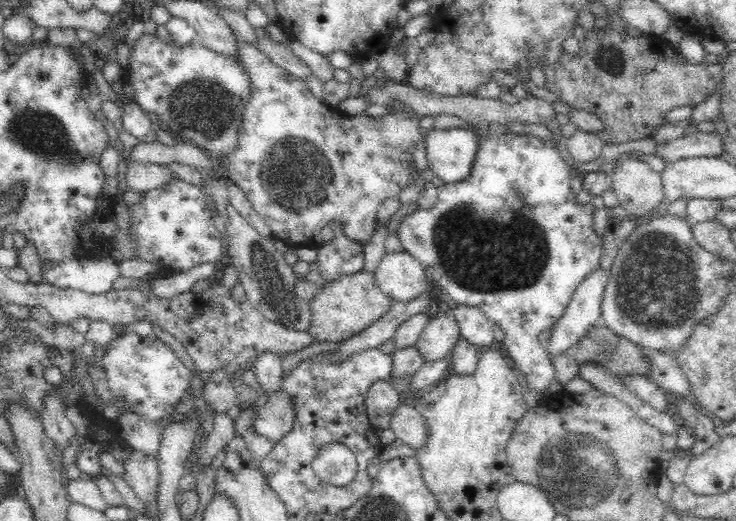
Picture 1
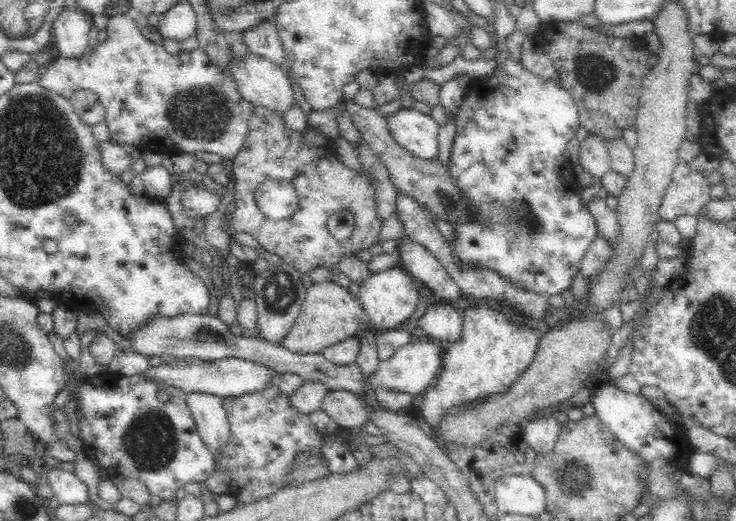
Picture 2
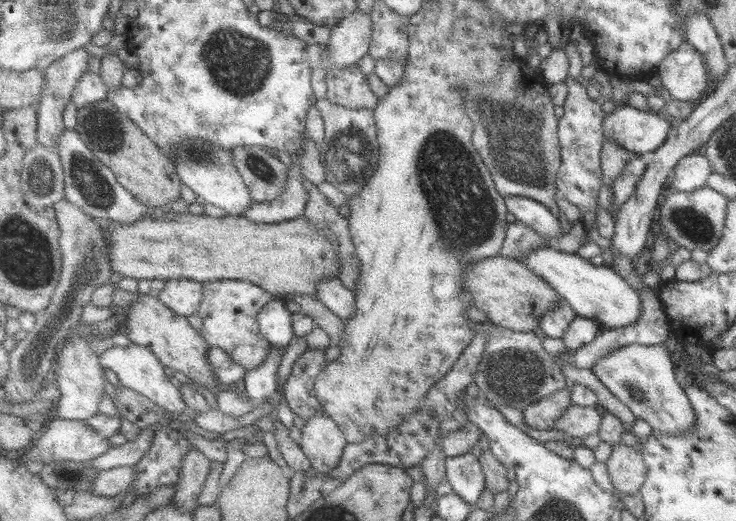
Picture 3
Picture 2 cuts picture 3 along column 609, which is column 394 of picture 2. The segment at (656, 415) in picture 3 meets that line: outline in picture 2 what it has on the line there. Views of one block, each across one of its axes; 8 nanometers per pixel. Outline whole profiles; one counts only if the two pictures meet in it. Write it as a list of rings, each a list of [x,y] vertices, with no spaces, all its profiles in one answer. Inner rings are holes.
[[[417,333],[409,344],[400,346],[388,360],[381,360],[378,368],[370,374],[368,381],[370,381],[372,395],[373,391],[378,388],[383,388],[388,392],[399,391],[414,397],[422,394],[431,388],[439,377],[443,359],[442,352],[442,349],[430,342],[425,334]]]

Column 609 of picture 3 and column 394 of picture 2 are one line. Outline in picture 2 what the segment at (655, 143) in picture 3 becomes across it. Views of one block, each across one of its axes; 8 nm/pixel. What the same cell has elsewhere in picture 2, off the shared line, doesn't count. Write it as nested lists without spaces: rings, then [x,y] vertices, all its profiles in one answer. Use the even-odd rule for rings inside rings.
[[[416,108],[394,110],[386,116],[391,137],[409,153],[423,159],[438,157],[438,129],[432,116]]]

